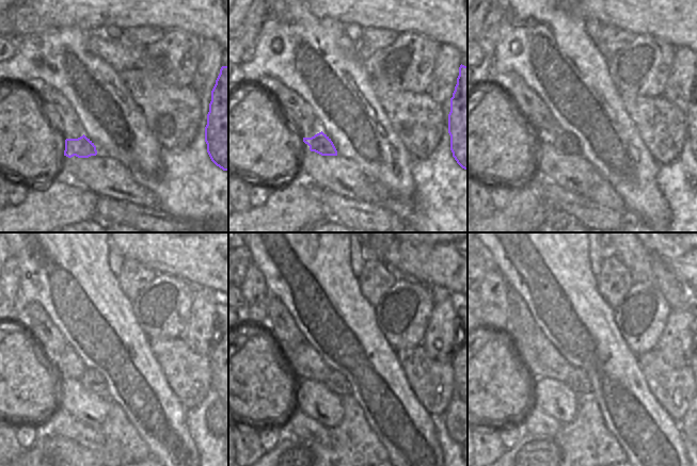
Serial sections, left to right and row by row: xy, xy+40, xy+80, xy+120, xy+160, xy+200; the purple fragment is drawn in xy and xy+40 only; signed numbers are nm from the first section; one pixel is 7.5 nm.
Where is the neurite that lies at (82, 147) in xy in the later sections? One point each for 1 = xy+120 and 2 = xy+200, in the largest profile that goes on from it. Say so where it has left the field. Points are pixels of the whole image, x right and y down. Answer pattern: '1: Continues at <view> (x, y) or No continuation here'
1: Continues at xy+120 (93, 381)
2: Continues at xy+200 (577, 380)

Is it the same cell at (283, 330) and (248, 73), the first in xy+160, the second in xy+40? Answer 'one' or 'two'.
two

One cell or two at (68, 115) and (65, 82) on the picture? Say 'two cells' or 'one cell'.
two cells

